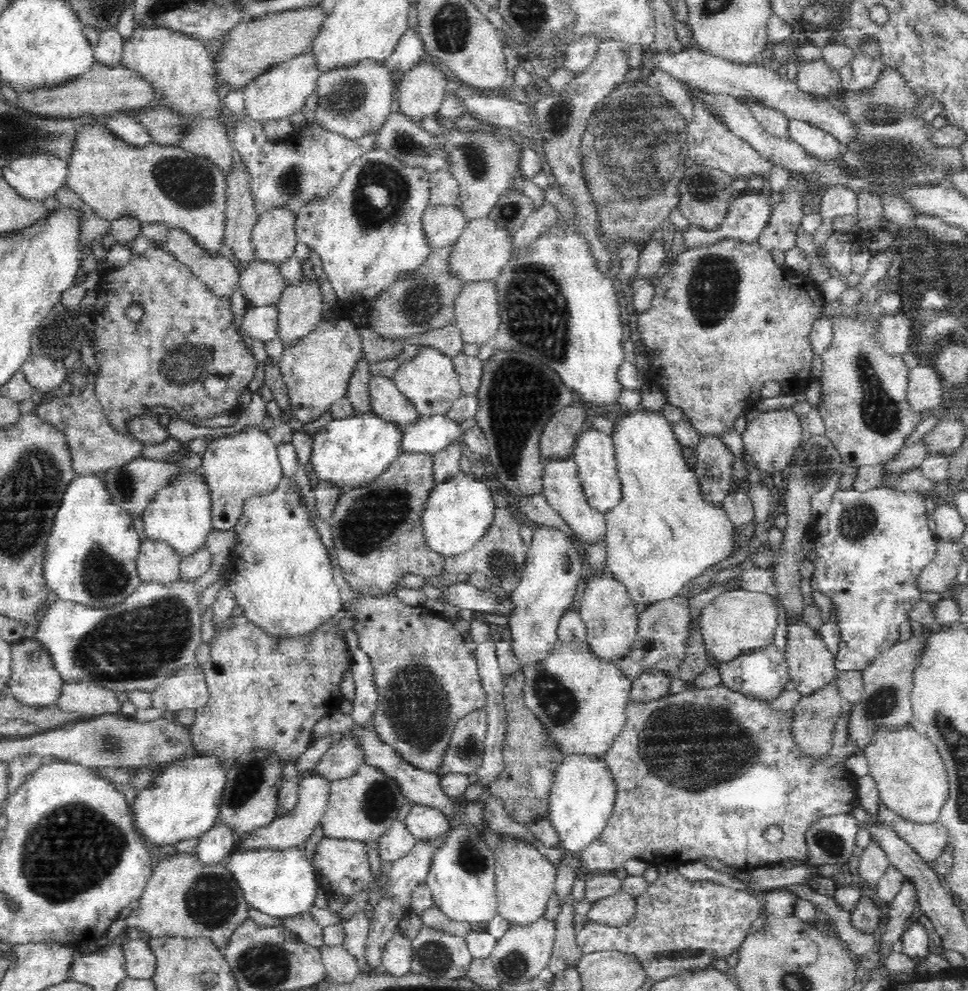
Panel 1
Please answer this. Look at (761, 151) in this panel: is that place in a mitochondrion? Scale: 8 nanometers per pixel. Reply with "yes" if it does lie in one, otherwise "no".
no

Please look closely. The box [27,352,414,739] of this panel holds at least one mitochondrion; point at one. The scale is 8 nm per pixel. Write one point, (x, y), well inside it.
(136, 645)

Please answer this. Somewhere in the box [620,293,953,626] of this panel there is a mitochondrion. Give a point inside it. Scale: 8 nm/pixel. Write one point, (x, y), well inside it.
(879, 413)

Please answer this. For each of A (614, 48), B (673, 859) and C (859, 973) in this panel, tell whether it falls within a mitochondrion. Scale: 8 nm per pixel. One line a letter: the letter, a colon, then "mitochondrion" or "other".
A: other
B: other
C: other

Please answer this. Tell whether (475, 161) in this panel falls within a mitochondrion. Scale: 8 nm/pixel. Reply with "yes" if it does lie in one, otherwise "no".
yes

